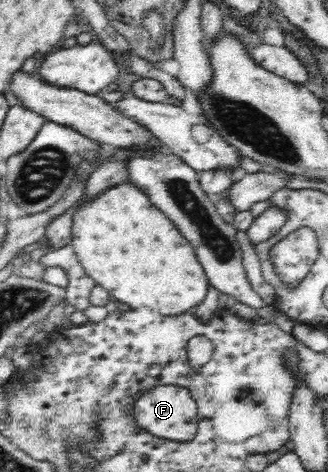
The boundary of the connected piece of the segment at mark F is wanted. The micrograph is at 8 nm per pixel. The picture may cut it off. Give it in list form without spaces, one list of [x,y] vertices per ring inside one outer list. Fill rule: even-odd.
[[[180,385],[145,386],[130,397],[126,409],[129,409],[130,423],[137,432],[173,441],[187,441],[196,435],[198,404],[190,391]]]

